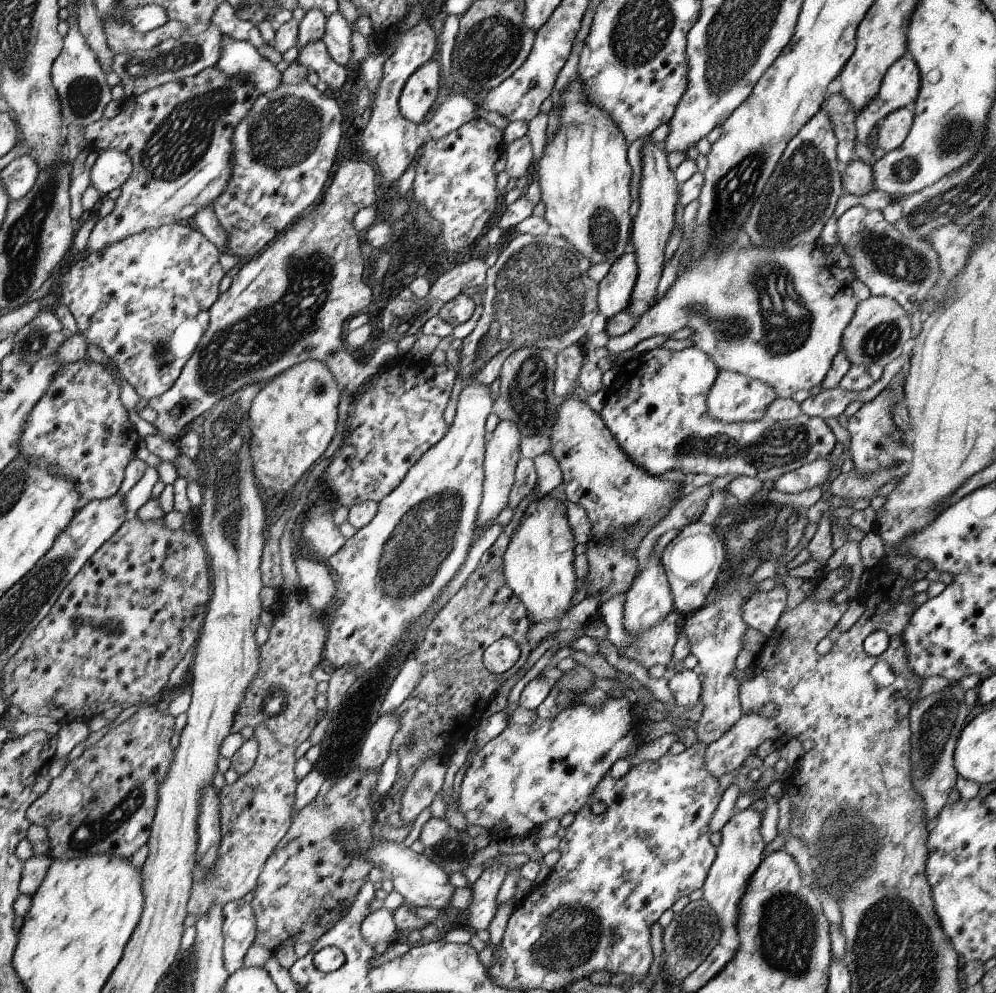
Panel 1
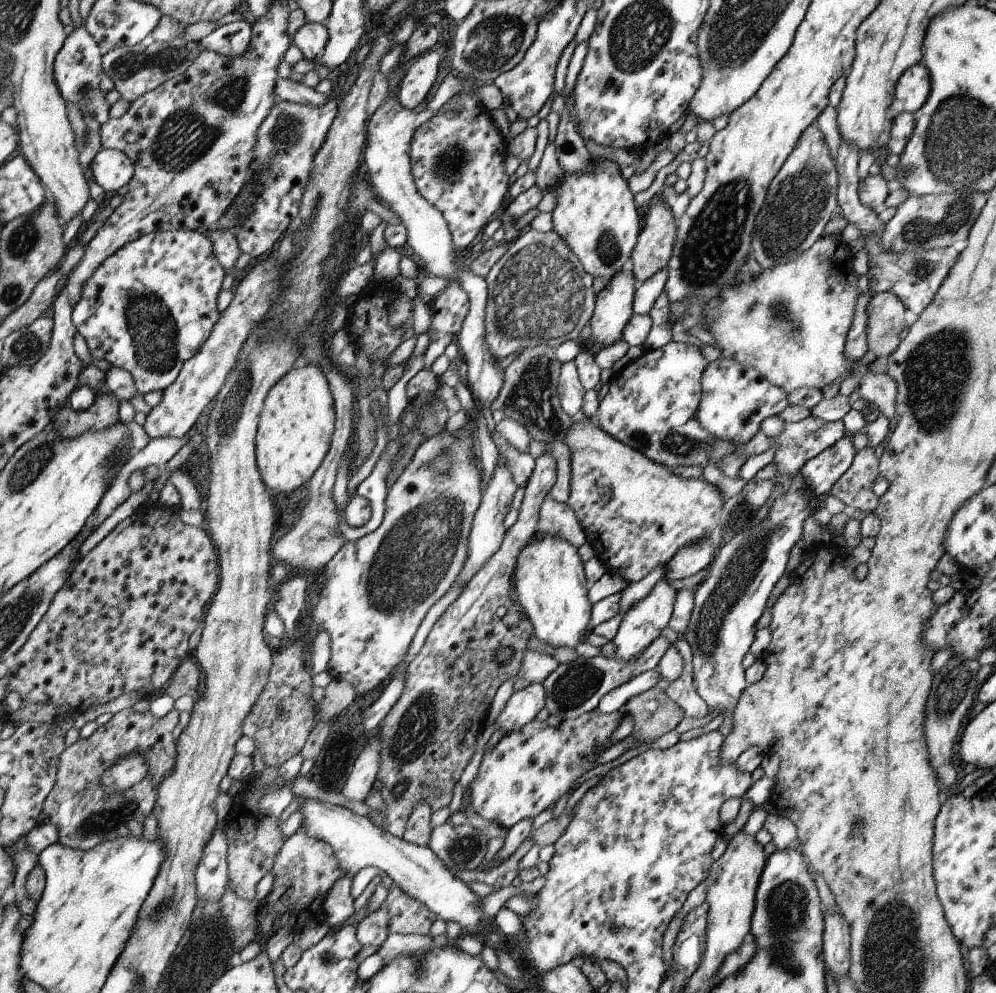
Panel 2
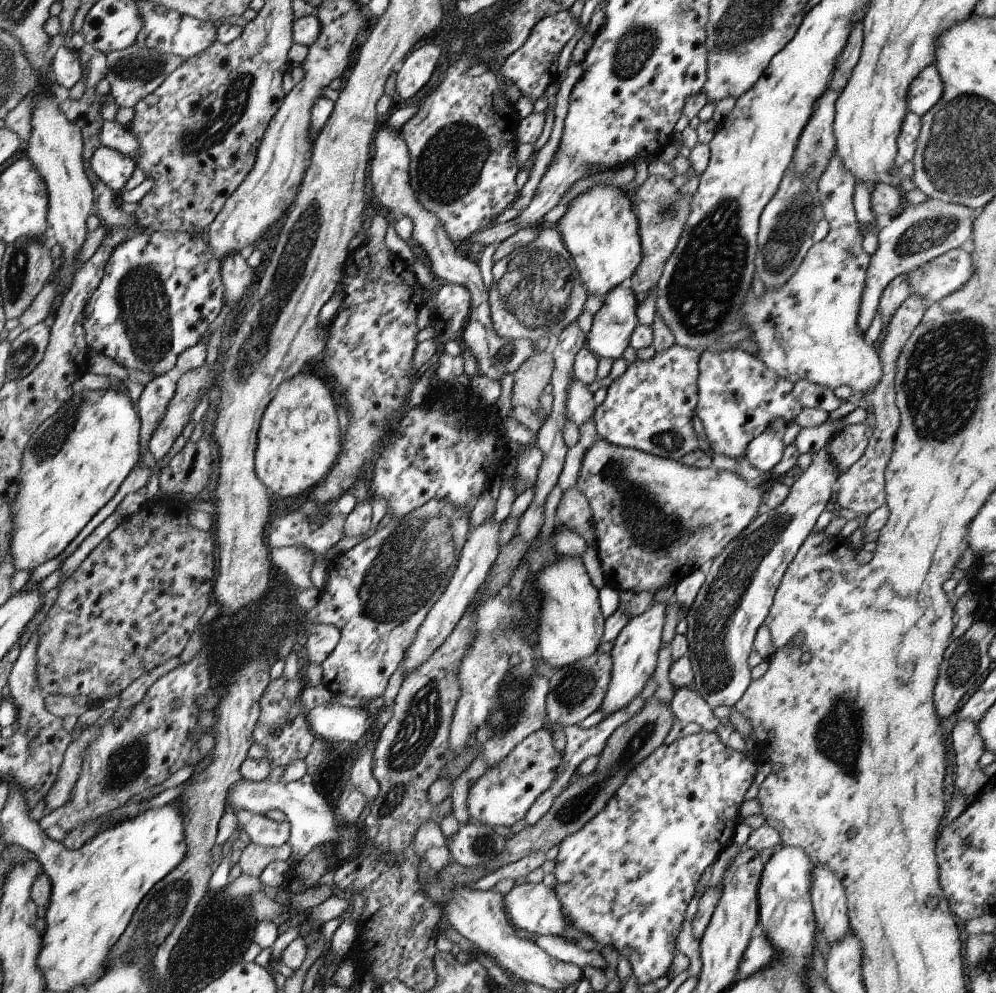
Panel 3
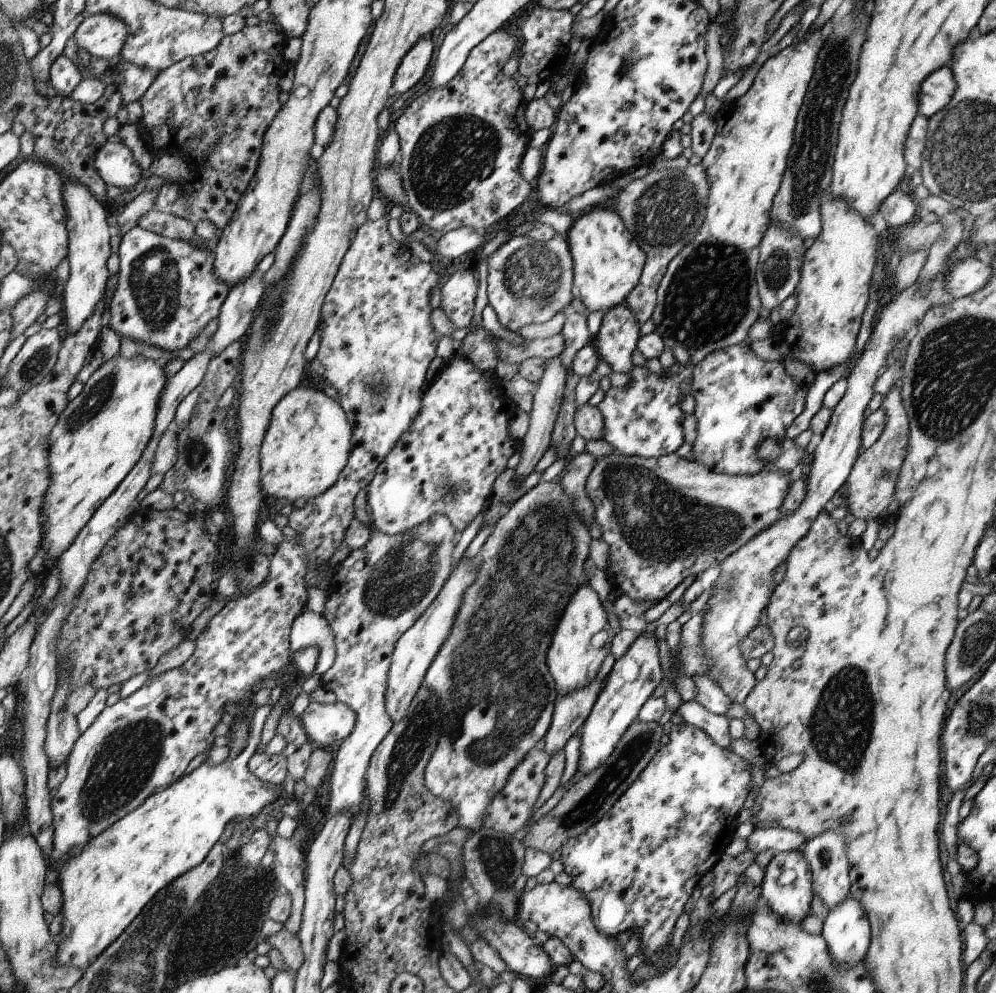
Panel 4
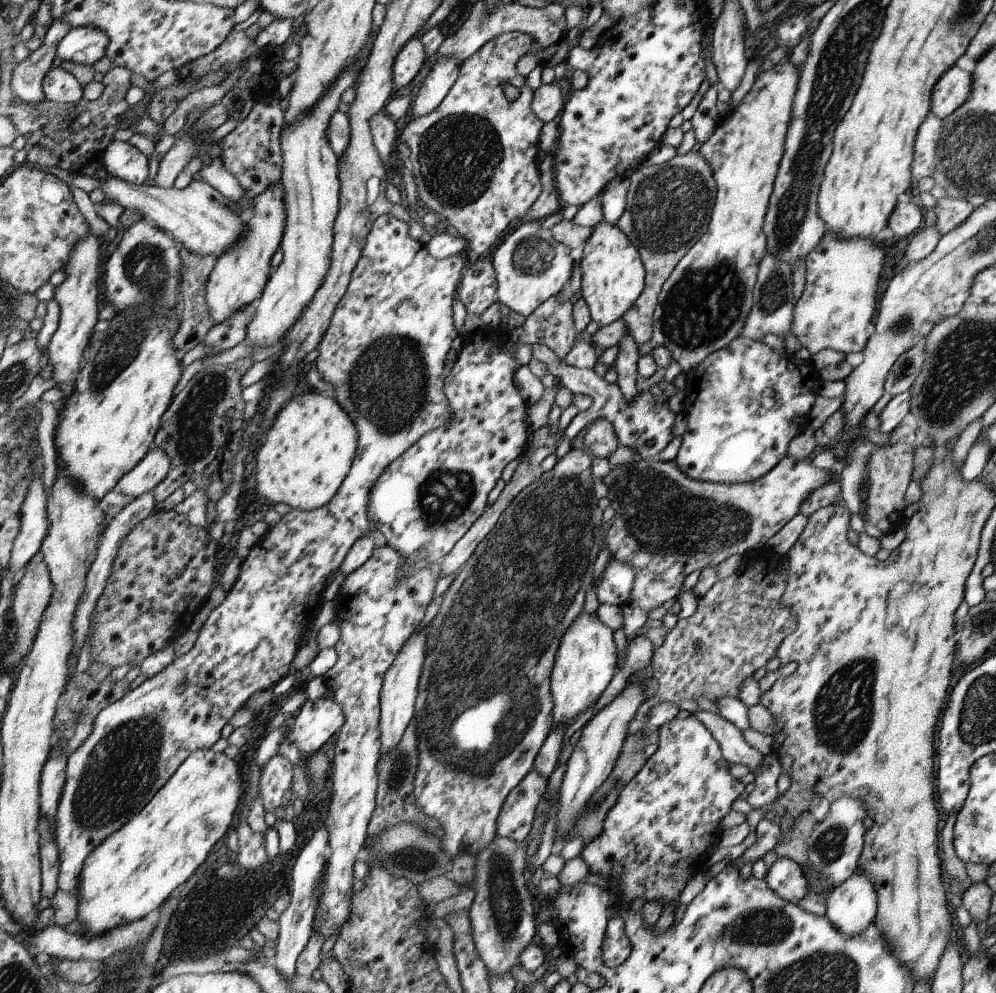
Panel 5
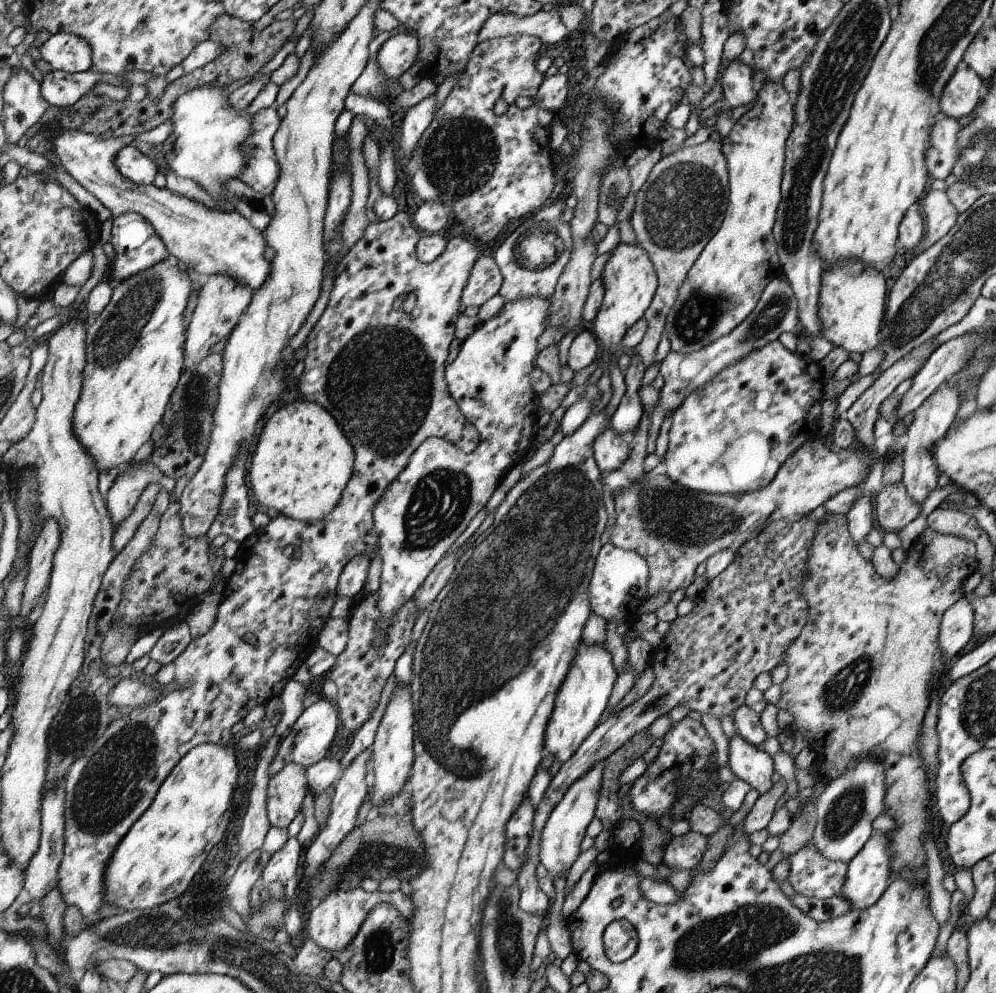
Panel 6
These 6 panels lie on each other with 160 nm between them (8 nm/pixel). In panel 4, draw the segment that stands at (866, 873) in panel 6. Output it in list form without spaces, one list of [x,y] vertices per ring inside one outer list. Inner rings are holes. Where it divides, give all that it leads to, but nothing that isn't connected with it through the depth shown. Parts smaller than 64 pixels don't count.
[[[854,896],[832,908],[822,928],[834,964],[844,968],[858,966],[866,957],[871,940],[871,927],[866,912]]]

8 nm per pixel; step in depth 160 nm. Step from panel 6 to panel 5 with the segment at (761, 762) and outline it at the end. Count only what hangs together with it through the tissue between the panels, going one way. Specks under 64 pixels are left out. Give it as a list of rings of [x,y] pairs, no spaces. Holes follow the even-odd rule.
[[[700,709],[694,715],[712,733],[719,744],[723,757],[731,764],[745,764],[755,774],[763,754],[752,748],[741,730],[720,713]]]

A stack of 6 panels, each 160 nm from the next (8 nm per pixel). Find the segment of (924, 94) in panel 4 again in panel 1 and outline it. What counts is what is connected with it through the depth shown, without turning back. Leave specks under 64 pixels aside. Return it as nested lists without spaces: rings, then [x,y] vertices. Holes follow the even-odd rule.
[[[909,55],[902,56],[885,75],[878,96],[874,96],[874,100],[870,100],[870,104],[866,104],[866,108],[858,114],[858,142],[867,144],[870,132],[882,118],[885,119],[894,111],[916,102],[921,82],[920,72],[914,60]]]

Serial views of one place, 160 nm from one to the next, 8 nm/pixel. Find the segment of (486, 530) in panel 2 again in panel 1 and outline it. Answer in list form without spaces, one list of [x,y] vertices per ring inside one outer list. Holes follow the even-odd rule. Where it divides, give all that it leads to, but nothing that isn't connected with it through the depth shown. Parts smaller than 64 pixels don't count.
[[[501,420],[500,424],[494,432],[492,438],[486,448],[486,482],[485,495],[482,496],[482,505],[478,510],[478,532],[482,530],[484,533],[492,524],[496,523],[498,516],[508,506],[510,492],[512,491],[515,480],[515,469],[518,460],[521,458],[518,444],[520,438],[523,438],[518,432],[518,428],[508,420]]]

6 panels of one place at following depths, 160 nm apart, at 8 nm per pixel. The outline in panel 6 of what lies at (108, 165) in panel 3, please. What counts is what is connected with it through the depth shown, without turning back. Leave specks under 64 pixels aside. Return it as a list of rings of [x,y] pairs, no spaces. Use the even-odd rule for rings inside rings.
[[[134,144],[126,145],[116,153],[116,165],[121,173],[139,185],[149,185],[159,172],[154,160],[144,155]]]

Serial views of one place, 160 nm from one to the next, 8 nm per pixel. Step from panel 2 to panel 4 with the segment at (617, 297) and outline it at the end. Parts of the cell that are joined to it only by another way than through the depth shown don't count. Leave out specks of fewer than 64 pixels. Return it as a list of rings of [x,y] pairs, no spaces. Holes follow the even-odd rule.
[[[618,304],[604,313],[600,331],[593,345],[600,360],[605,360],[613,372],[630,375],[634,368],[632,356],[637,348],[641,326],[626,304]]]

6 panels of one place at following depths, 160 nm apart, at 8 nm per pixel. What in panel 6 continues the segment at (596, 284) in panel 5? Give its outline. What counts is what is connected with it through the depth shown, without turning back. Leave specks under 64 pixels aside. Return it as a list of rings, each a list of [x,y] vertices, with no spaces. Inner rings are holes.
[[[620,241],[614,248],[601,273],[605,296],[597,318],[588,327],[594,334],[600,353],[611,348],[614,353],[624,334],[637,320],[643,318],[657,290],[657,272],[645,248]]]

